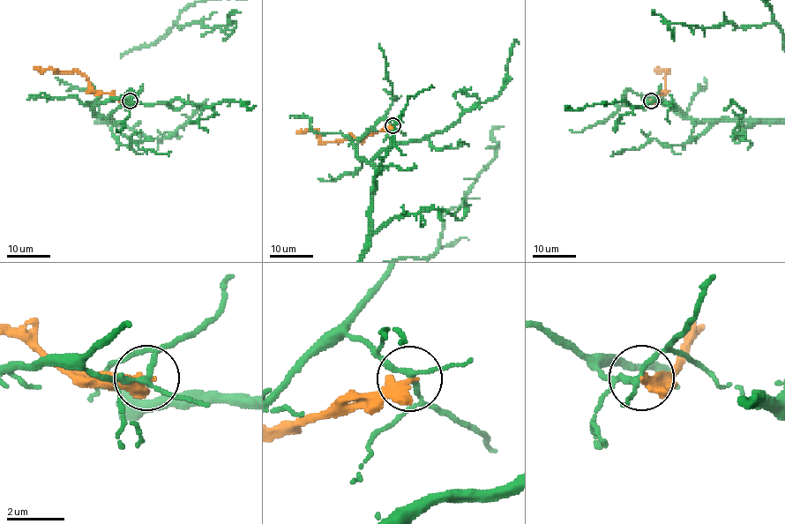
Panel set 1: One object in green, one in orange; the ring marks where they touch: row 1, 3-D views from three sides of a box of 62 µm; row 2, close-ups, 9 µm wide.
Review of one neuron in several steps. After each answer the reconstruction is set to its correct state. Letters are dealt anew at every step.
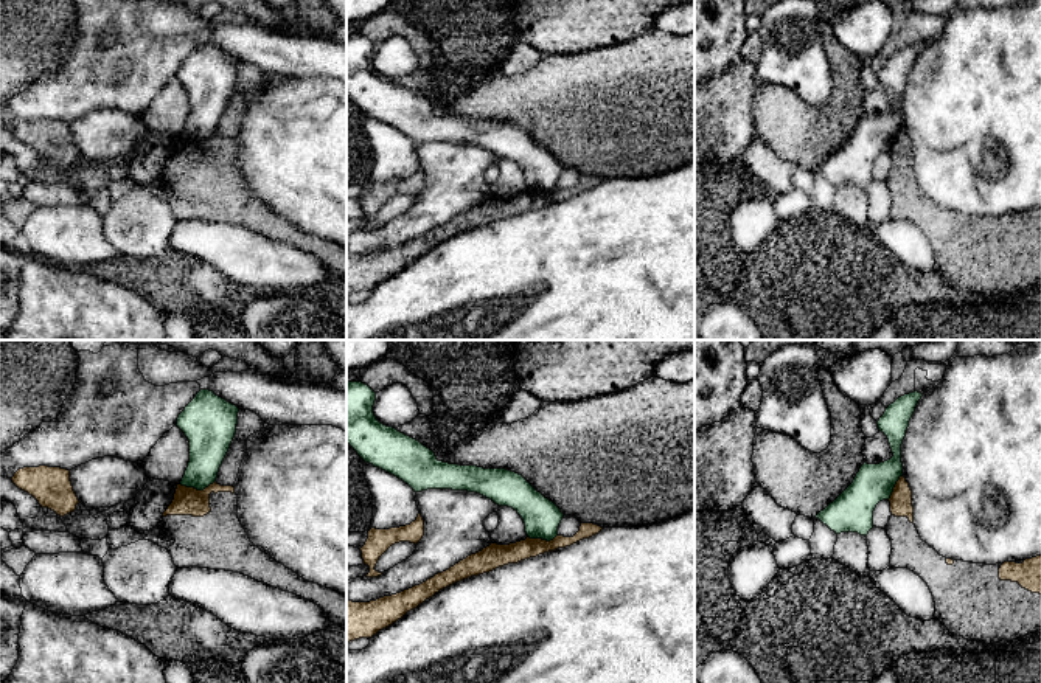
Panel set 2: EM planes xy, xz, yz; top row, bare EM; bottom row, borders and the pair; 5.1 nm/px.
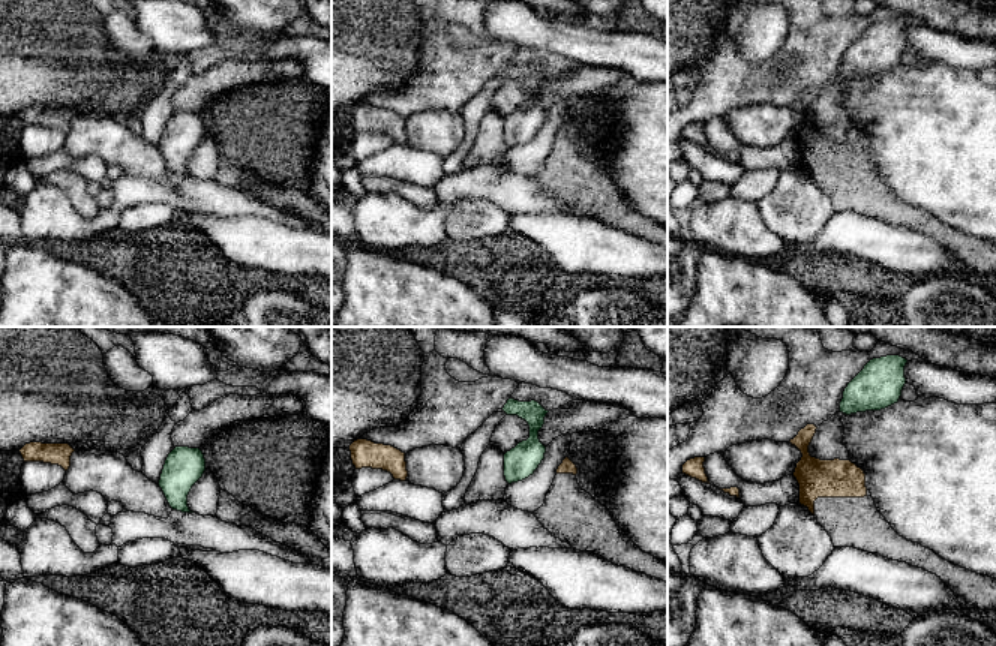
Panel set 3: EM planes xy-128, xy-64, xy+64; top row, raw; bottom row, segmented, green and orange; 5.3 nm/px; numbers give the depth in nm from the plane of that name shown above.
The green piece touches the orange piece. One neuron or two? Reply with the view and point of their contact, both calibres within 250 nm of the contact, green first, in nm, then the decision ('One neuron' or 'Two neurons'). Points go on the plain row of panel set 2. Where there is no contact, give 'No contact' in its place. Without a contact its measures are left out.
Touches green at xy (198, 142). Thickness 200 nm (green) against 140 nm. Two neurons

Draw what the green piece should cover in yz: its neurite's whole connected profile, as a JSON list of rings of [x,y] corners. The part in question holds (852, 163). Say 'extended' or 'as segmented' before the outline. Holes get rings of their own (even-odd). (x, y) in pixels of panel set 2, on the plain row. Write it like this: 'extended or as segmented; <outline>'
as segmented; [[[914,43],[898,50],[879,70],[878,81],[890,96],[893,109],[879,116],[864,115],[853,135],[816,171],[836,186],[869,186],[873,180],[873,163],[883,152],[889,152],[897,133],[903,129],[901,96],[921,45]]]

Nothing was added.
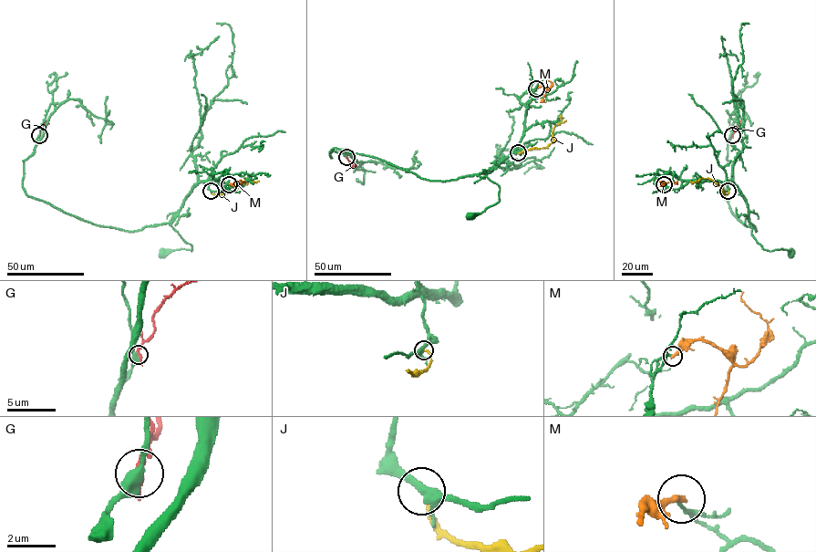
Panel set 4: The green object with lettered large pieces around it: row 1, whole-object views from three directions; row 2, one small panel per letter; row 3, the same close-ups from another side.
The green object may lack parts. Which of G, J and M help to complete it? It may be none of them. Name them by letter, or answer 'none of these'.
none of these

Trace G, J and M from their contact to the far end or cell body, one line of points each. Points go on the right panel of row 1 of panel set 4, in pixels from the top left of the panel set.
G: (732, 135), (741, 121)
J: (728, 191), (725, 193), (723, 188), (707, 178), (690, 182)
M: (664, 184), (661, 185), (665, 183), (654, 180)

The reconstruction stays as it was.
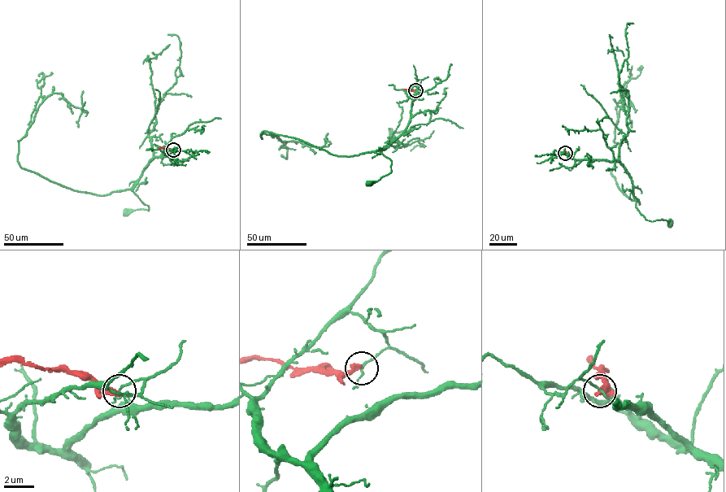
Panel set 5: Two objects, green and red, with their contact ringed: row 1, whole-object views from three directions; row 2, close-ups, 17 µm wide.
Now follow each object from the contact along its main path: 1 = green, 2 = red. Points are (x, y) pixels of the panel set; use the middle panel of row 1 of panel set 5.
1: (415, 90), (414, 85), (407, 93), (412, 106), (406, 128), (375, 151), (391, 160), (391, 171), (369, 184)
2: (415, 90), (401, 89)

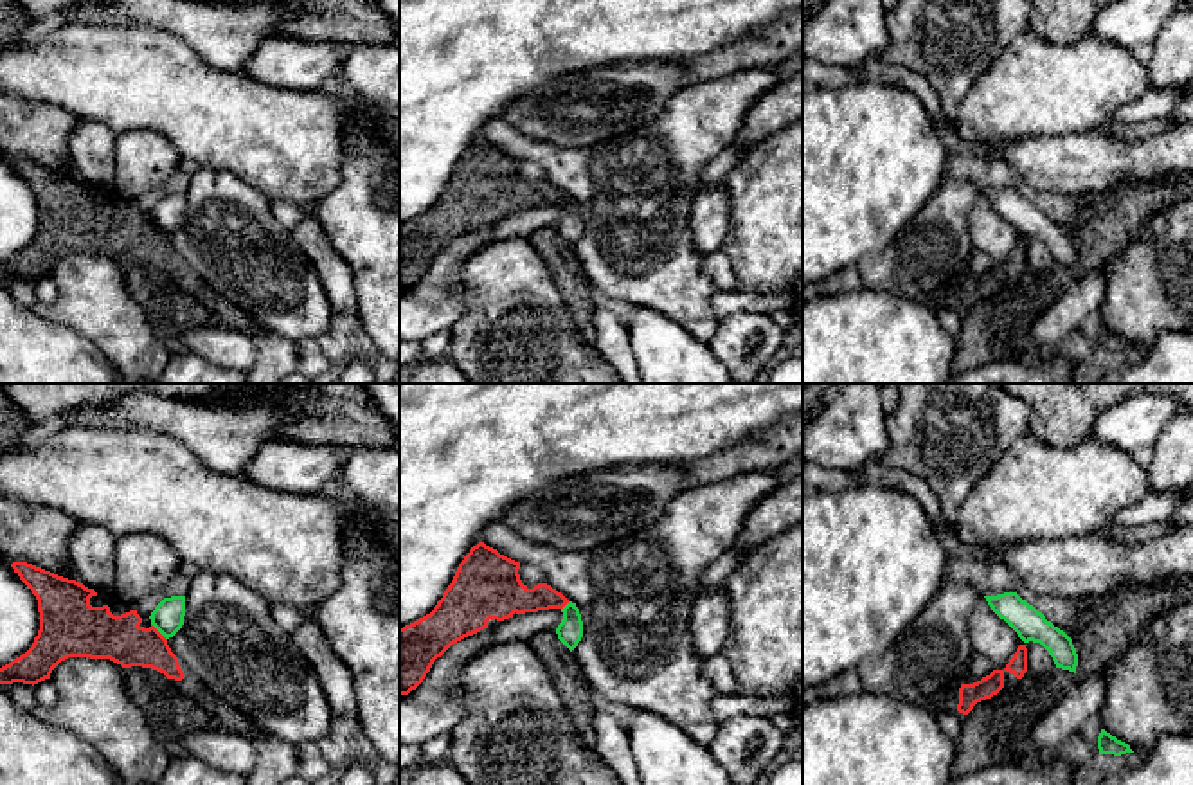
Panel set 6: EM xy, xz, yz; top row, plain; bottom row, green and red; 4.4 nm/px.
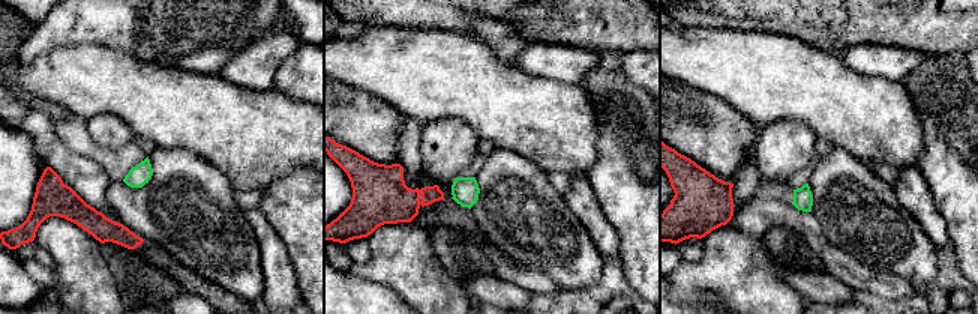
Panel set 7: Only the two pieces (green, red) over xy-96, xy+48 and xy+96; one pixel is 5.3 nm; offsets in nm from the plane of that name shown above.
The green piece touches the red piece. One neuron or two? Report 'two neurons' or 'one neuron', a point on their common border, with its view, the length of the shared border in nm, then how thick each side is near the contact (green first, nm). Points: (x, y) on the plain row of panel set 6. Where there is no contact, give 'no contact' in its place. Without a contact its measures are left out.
two neurons; meets green in xy at (159, 227); contact 100 nm long; 140 nm thick on the green side, 200 nm on the other

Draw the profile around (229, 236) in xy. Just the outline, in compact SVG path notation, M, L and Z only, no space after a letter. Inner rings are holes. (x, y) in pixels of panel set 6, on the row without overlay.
M200 167L185 191L184 221L167 241L212 292L266 331L290 340L327 331L333 311L315 265L274 216L270 200L236 173Z

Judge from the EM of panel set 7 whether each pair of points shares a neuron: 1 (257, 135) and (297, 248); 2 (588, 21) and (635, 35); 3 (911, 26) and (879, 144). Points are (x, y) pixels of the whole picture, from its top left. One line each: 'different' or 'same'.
1: different
2: same
3: different

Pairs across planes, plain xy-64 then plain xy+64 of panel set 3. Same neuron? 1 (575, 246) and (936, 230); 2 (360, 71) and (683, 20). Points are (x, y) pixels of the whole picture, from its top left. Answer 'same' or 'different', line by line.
1: different
2: same

